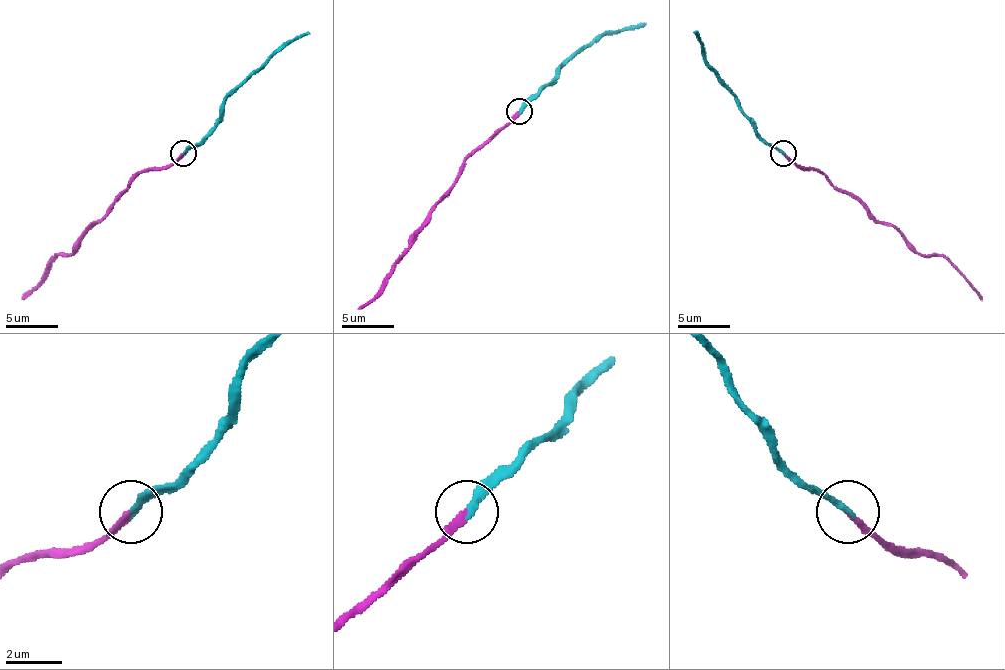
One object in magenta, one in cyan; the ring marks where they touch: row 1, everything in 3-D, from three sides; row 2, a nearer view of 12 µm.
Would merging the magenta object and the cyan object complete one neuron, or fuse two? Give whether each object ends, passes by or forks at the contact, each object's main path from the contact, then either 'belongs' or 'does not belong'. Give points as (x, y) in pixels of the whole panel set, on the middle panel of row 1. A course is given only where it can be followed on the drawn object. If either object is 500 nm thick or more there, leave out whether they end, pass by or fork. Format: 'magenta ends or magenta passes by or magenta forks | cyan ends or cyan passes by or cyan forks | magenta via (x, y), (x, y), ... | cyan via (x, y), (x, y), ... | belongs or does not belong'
magenta ends | cyan ends | magenta via (520, 112), (460, 167), (457, 182), (408, 245), (387, 284), (358, 308) | cyan via (520, 112), (577, 52), (606, 34), (645, 23) | belongs

